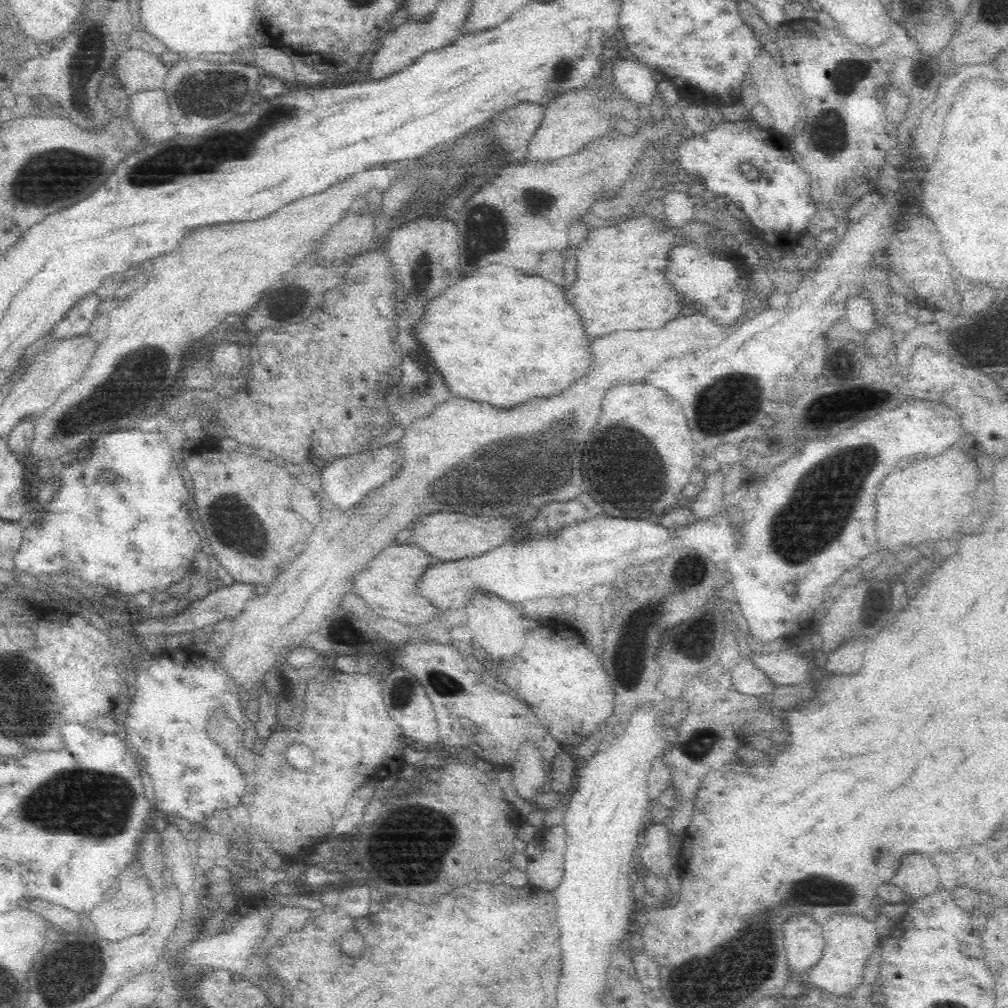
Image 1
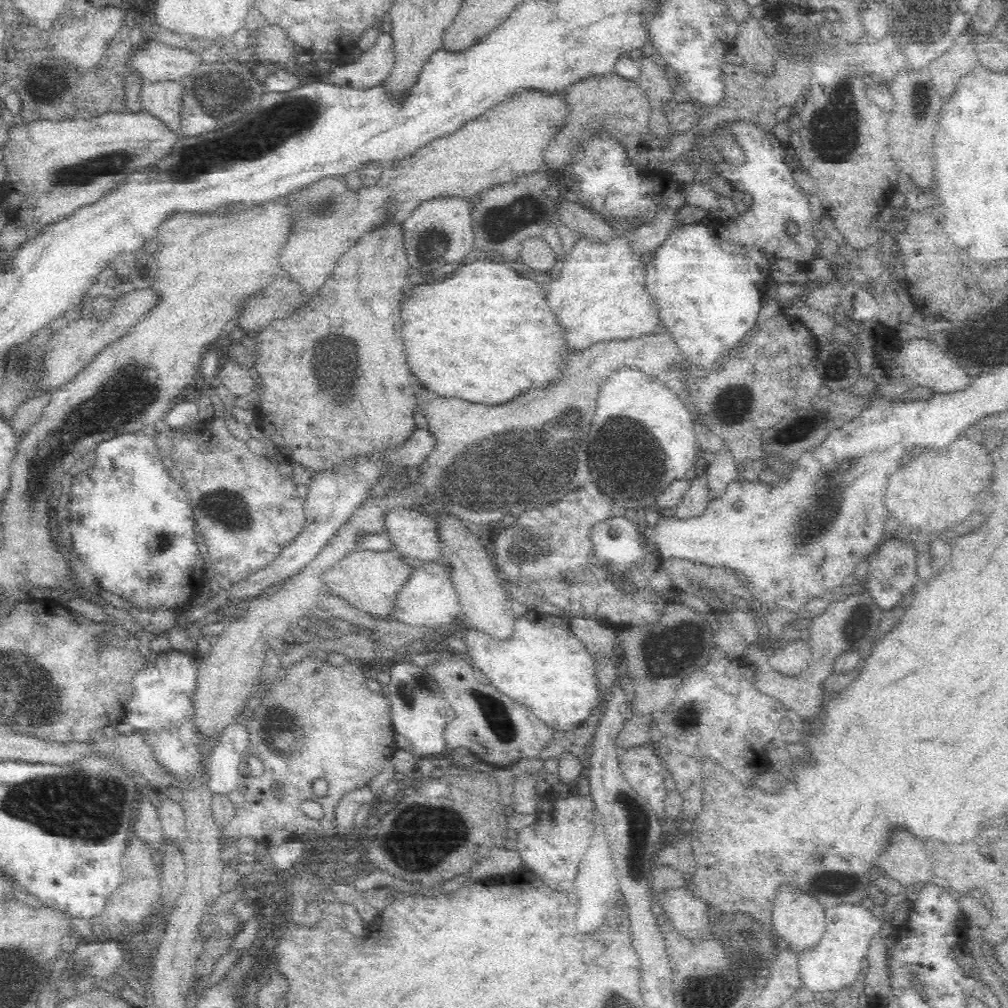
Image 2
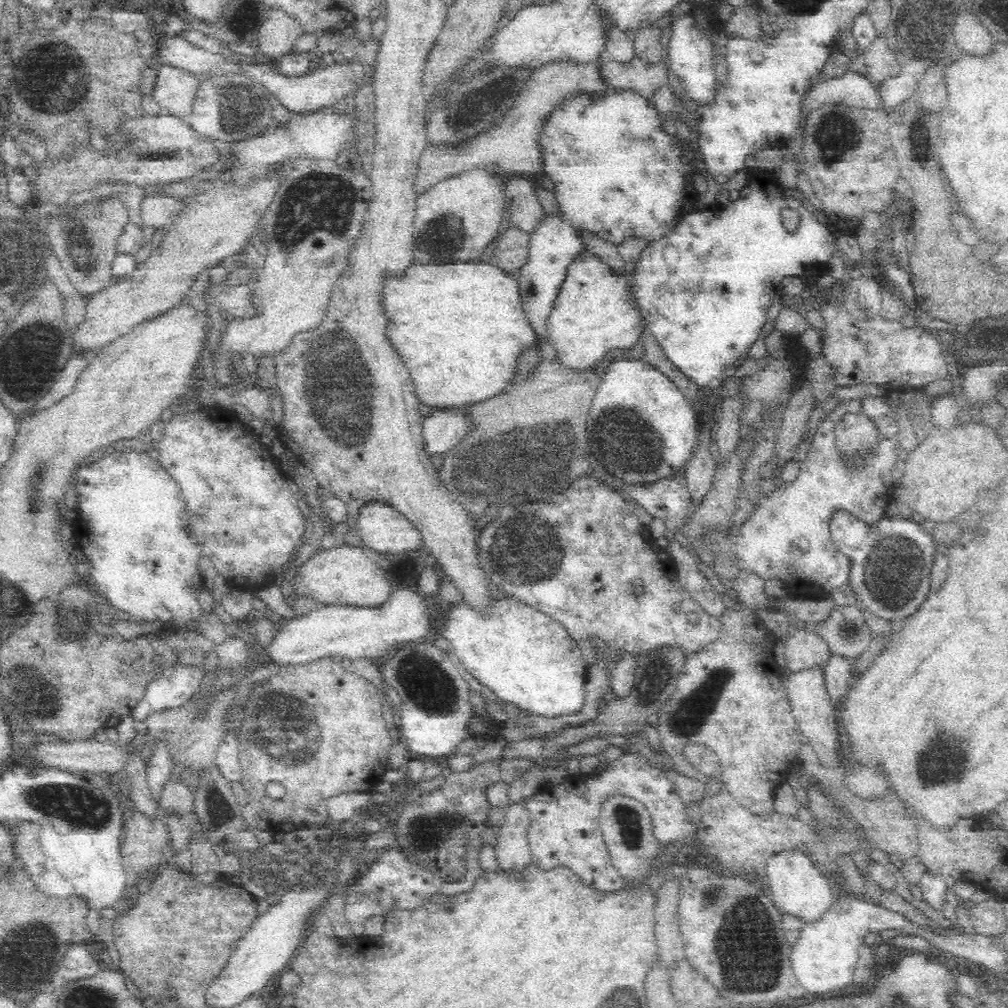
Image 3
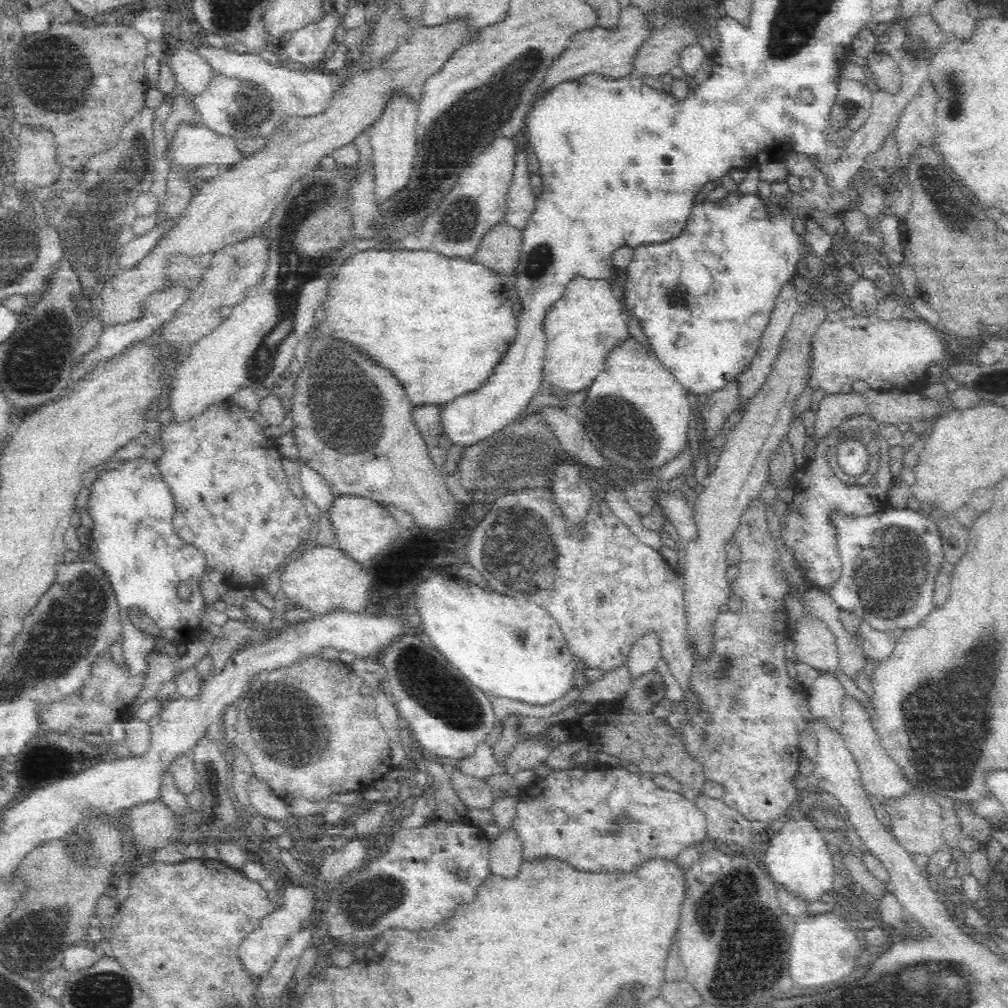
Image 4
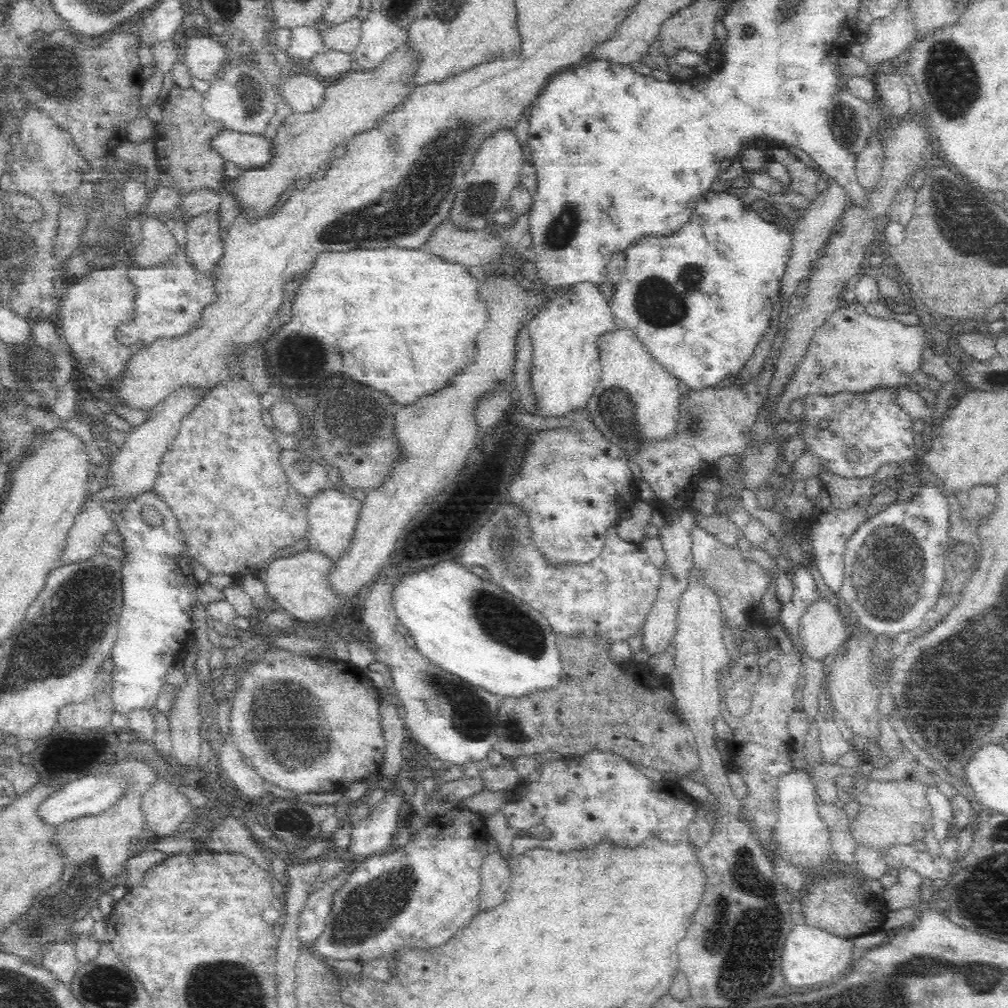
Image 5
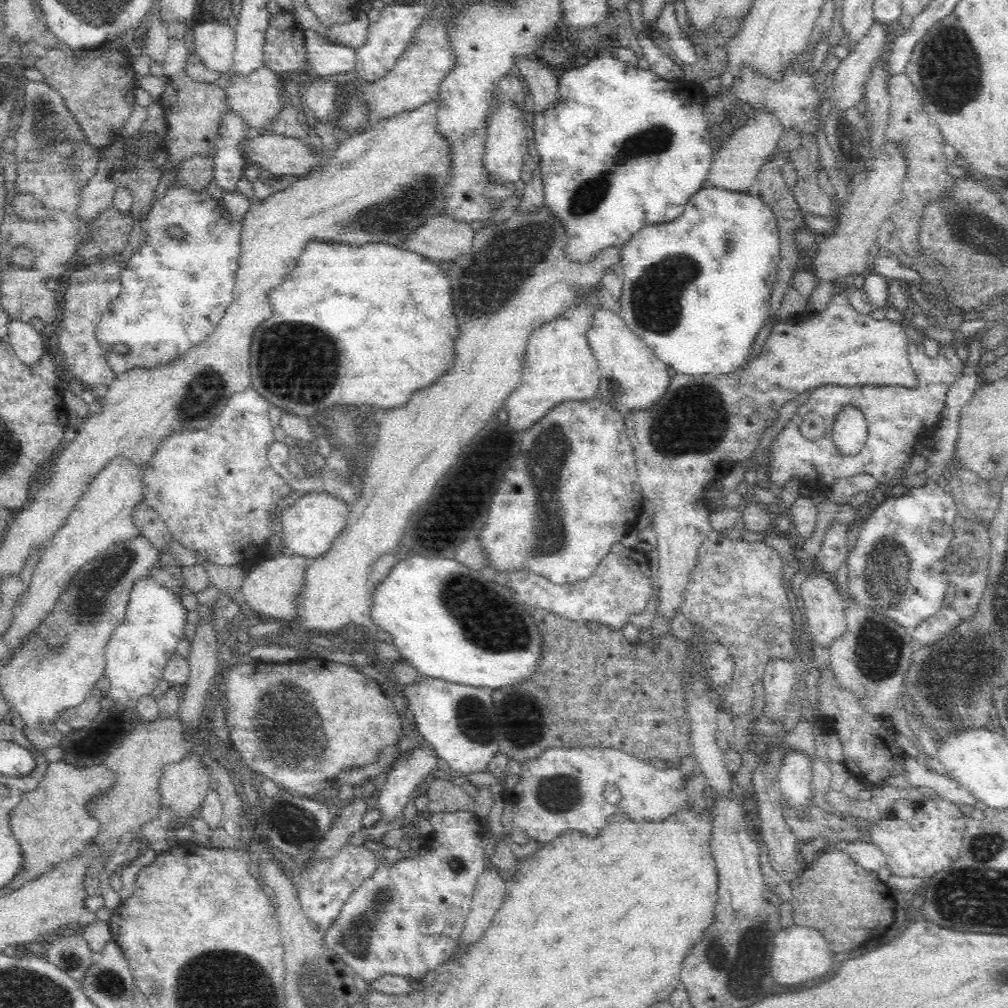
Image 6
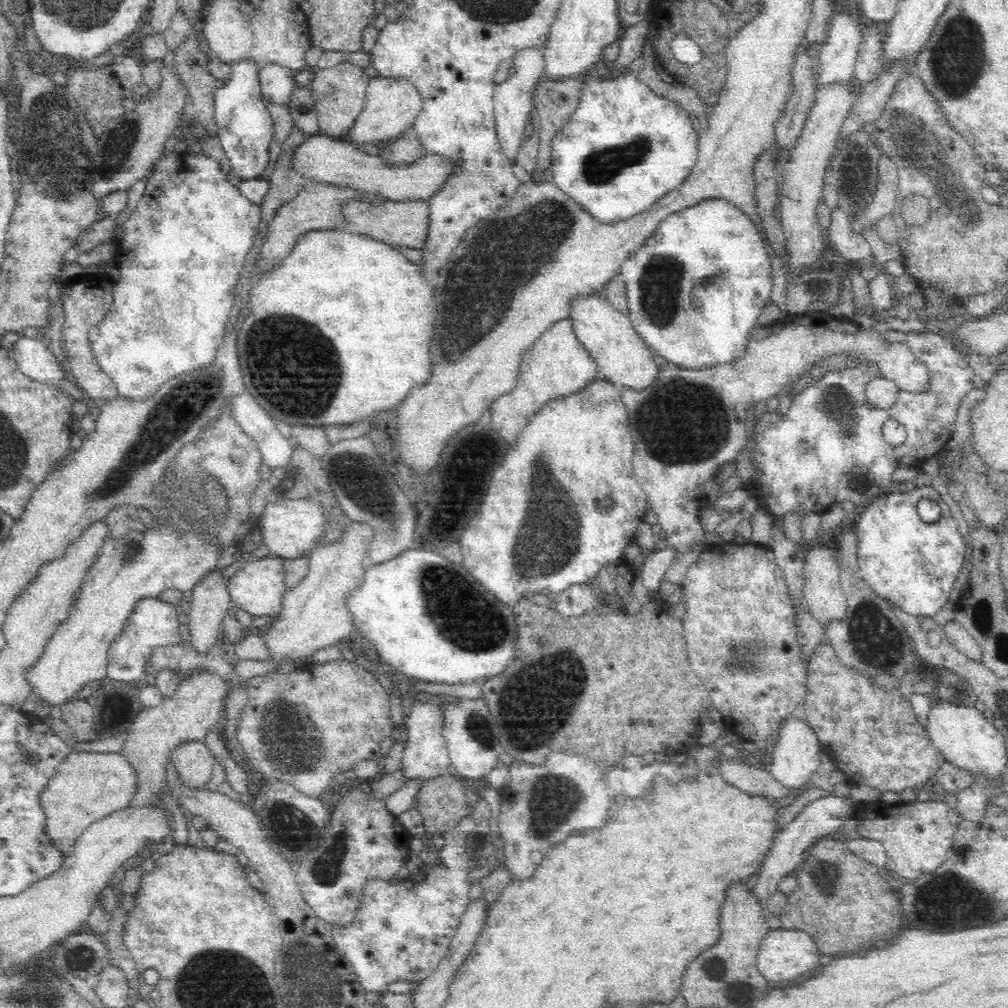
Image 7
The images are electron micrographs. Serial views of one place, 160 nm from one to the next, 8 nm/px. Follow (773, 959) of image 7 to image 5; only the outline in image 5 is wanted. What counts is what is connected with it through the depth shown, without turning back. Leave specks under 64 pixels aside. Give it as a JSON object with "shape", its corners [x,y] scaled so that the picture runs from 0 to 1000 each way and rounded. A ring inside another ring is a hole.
{"shape":[[[804,917],[788,919],[786,925],[782,927],[778,939],[776,953],[778,968],[784,976],[796,978],[796,980],[821,974],[825,968],[835,966],[837,960],[847,956],[845,944],[849,944],[849,942],[847,942],[844,930],[823,927],[823,925],[804,919]]]}

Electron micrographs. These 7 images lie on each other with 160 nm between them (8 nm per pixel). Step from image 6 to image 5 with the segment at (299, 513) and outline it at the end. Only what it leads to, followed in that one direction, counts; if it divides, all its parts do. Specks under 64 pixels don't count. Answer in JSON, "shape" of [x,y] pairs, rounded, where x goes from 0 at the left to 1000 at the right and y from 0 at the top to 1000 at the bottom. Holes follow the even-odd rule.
{"shape":[[[335,485],[319,487],[305,499],[306,514],[309,516],[309,525],[304,532],[309,539],[315,542],[315,546],[324,548],[331,556],[337,556],[346,550],[352,538],[352,530],[356,524],[356,516],[360,510],[360,497]]]}

